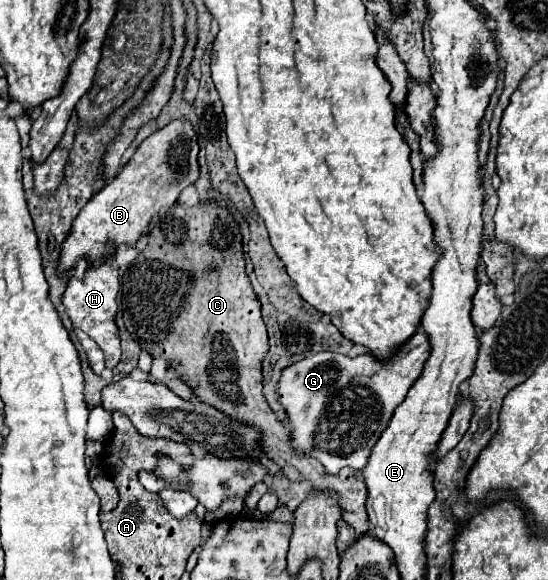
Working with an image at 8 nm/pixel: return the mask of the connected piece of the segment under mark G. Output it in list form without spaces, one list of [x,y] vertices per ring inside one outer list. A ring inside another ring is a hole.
[[[419,327],[415,335],[387,359],[377,359],[373,353],[347,357],[341,353],[321,351],[315,353],[313,357],[307,357],[303,361],[285,367],[281,371],[275,395],[287,413],[287,421],[291,423],[291,445],[303,455],[315,457],[331,475],[337,475],[343,467],[363,469],[367,465],[373,445],[385,431],[387,421],[393,415],[393,409],[405,399],[409,385],[413,385],[413,381],[419,377],[427,357],[429,357],[429,341],[423,329]]]

